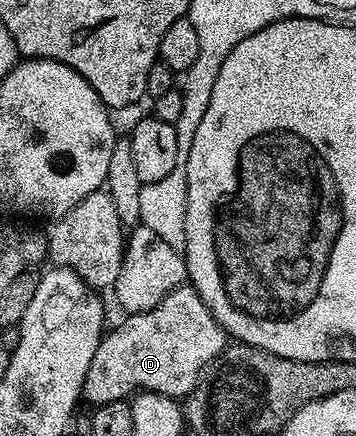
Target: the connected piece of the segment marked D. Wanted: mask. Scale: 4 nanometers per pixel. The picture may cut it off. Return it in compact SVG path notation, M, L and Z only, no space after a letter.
M188 283L181 284L177 288L170 290L166 297L154 307L153 310L143 311L142 313L130 313L117 326L110 328L104 334L99 343L99 347L95 351L95 359L91 359L91 367L85 376L85 387L83 390L84 400L90 401L90 406L106 405L107 403L115 403L116 401L124 401L132 398L134 395L144 391L146 393L162 393L174 399L184 399L192 393L193 388L201 380L203 374L216 362L217 358L225 352L227 348L227 334L221 328L221 324L217 322L211 315L211 311L207 307L207 303L203 303L203 299L195 292L192 285Z

